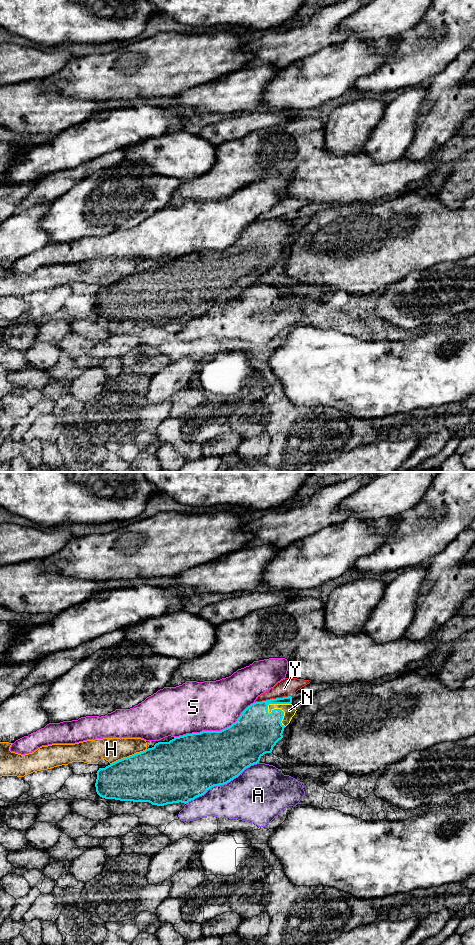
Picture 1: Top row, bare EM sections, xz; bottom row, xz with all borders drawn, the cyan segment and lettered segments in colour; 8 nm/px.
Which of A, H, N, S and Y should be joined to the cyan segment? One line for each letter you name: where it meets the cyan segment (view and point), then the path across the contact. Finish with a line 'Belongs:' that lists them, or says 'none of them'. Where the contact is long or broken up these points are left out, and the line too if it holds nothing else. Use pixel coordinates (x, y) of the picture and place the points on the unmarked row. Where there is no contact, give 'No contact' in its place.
N: Touches cyan at xz (278, 229)
Belongs: N

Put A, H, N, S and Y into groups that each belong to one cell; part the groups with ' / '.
A / H / N / S / Y

